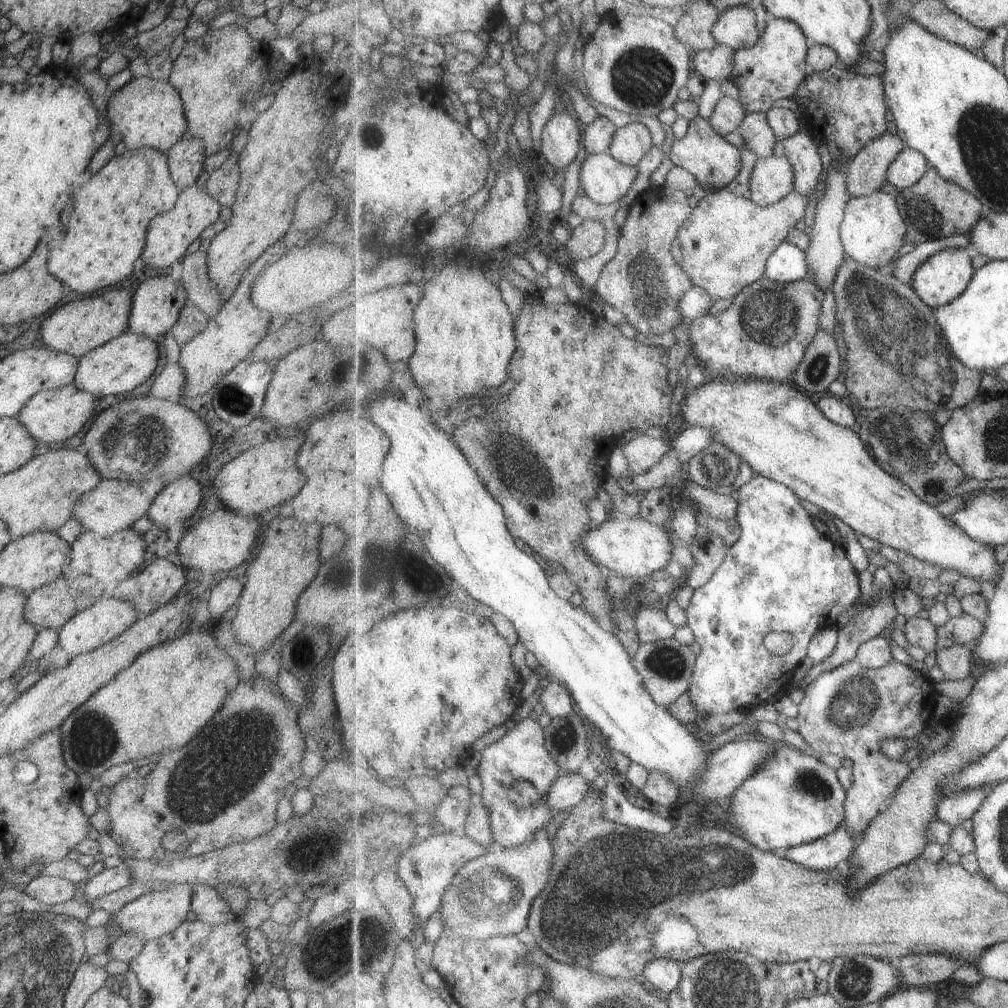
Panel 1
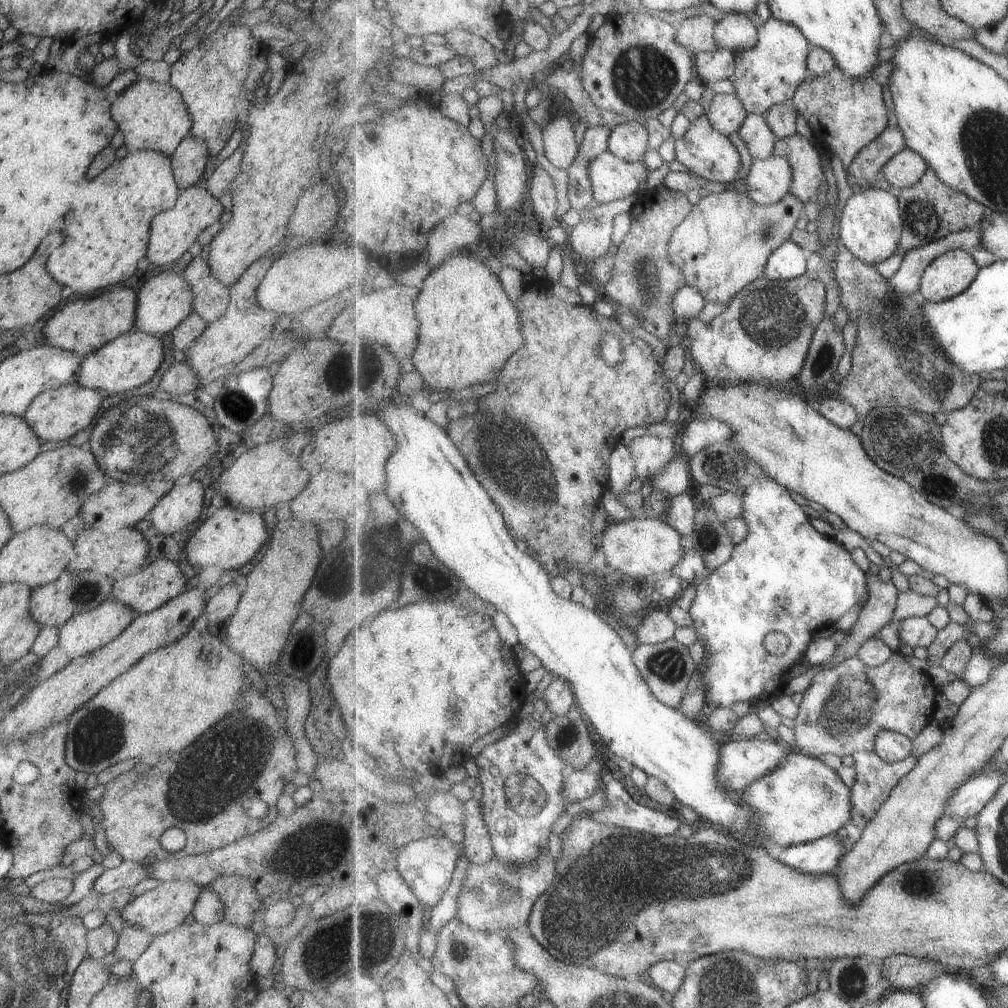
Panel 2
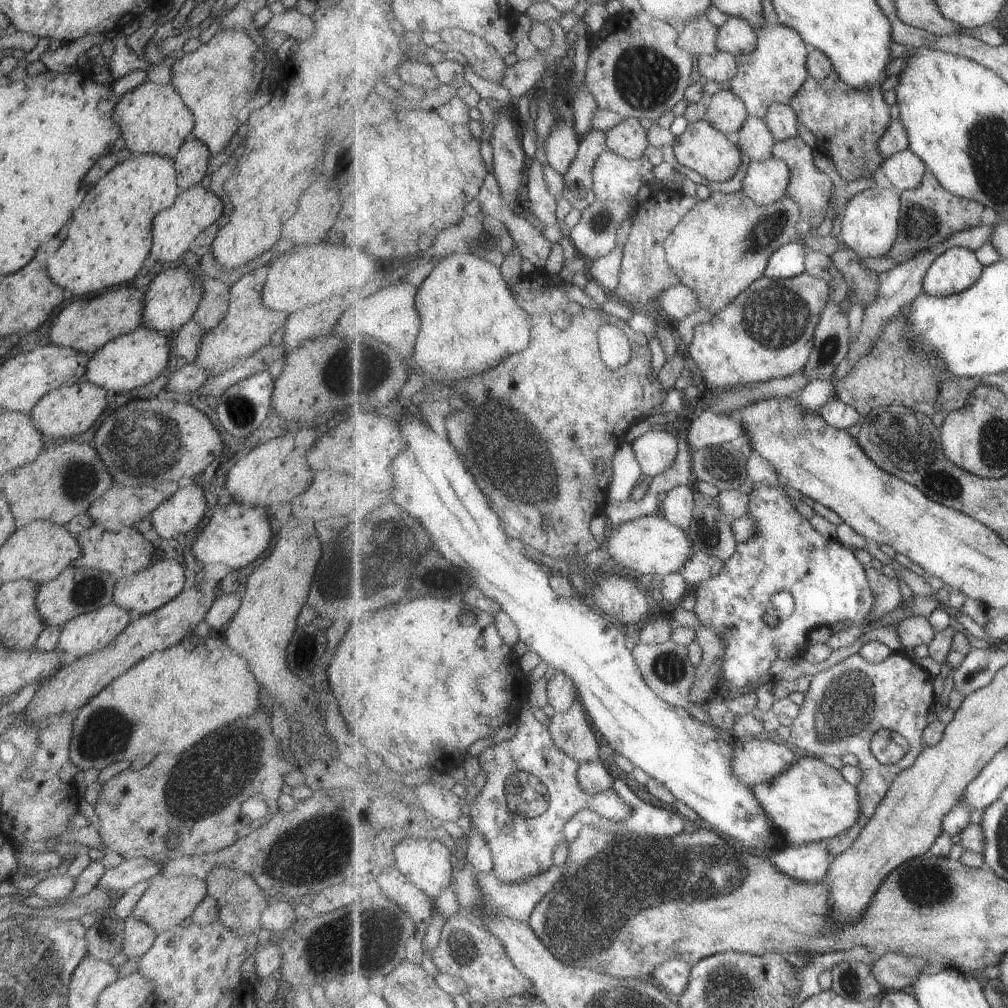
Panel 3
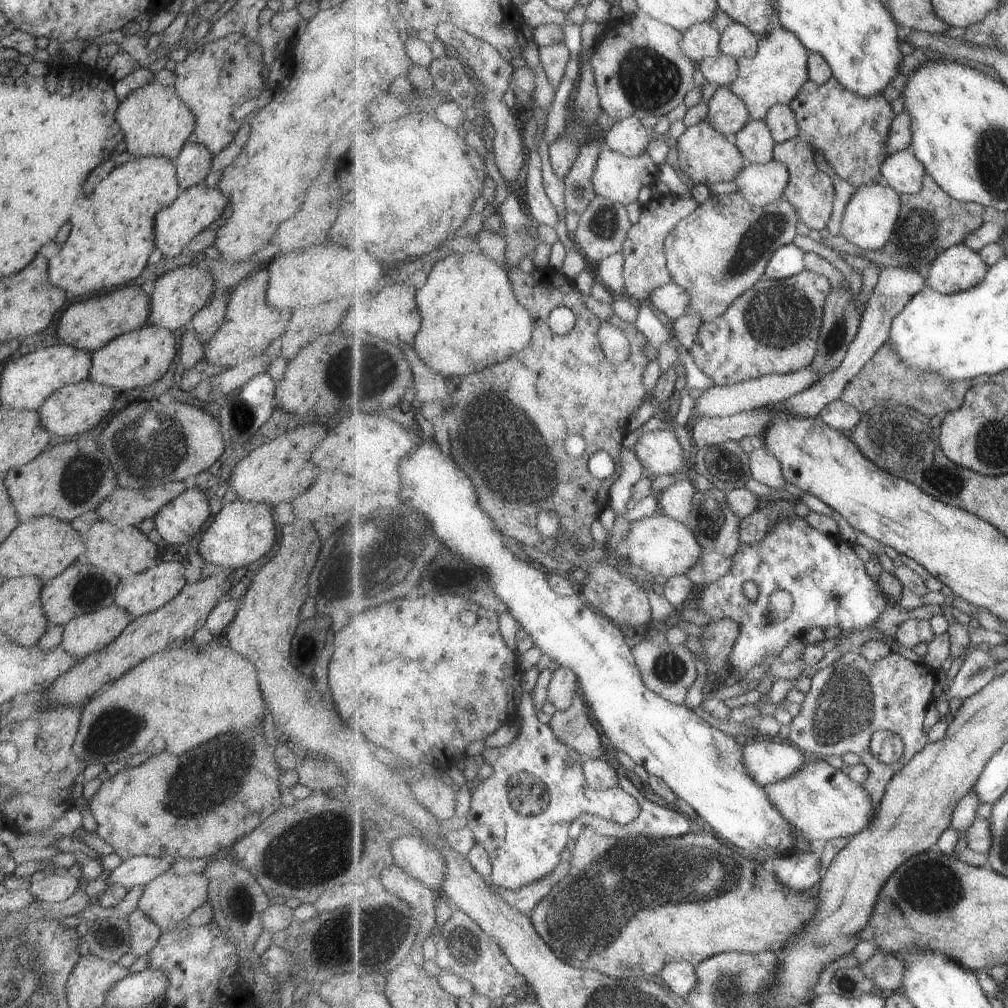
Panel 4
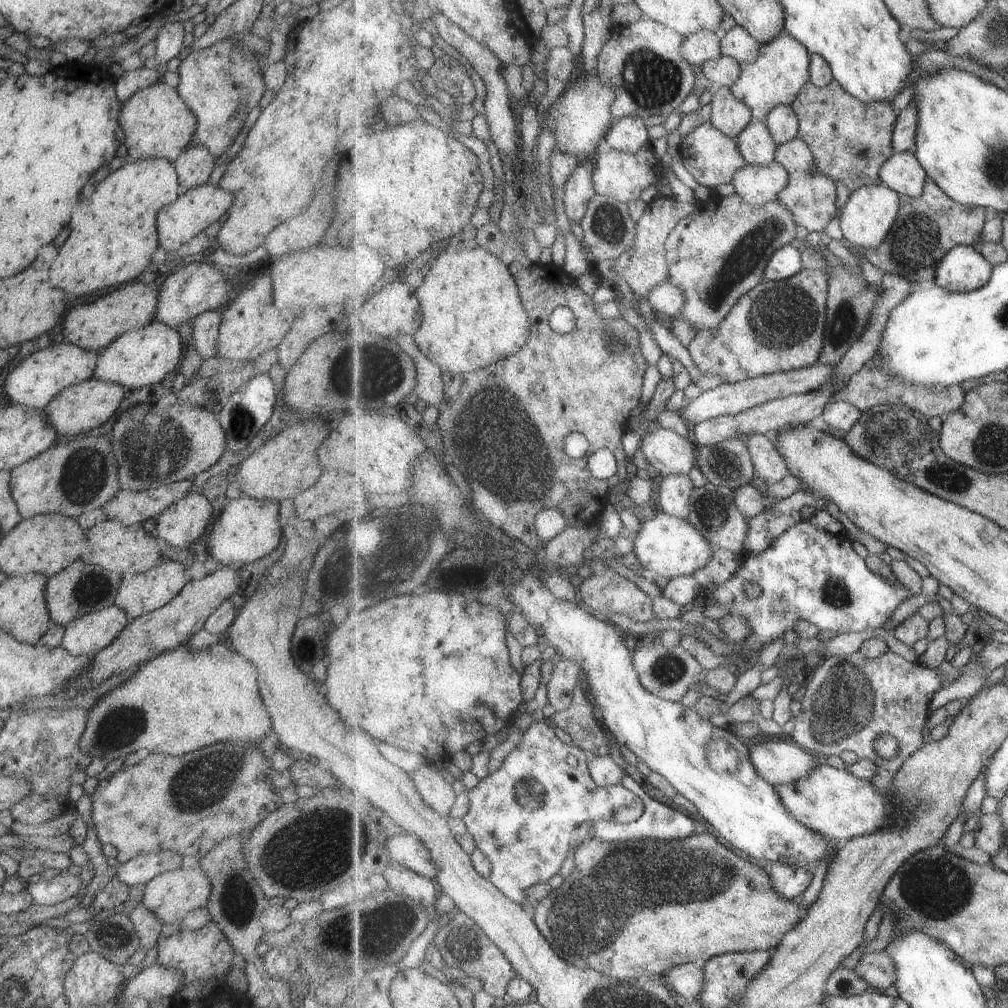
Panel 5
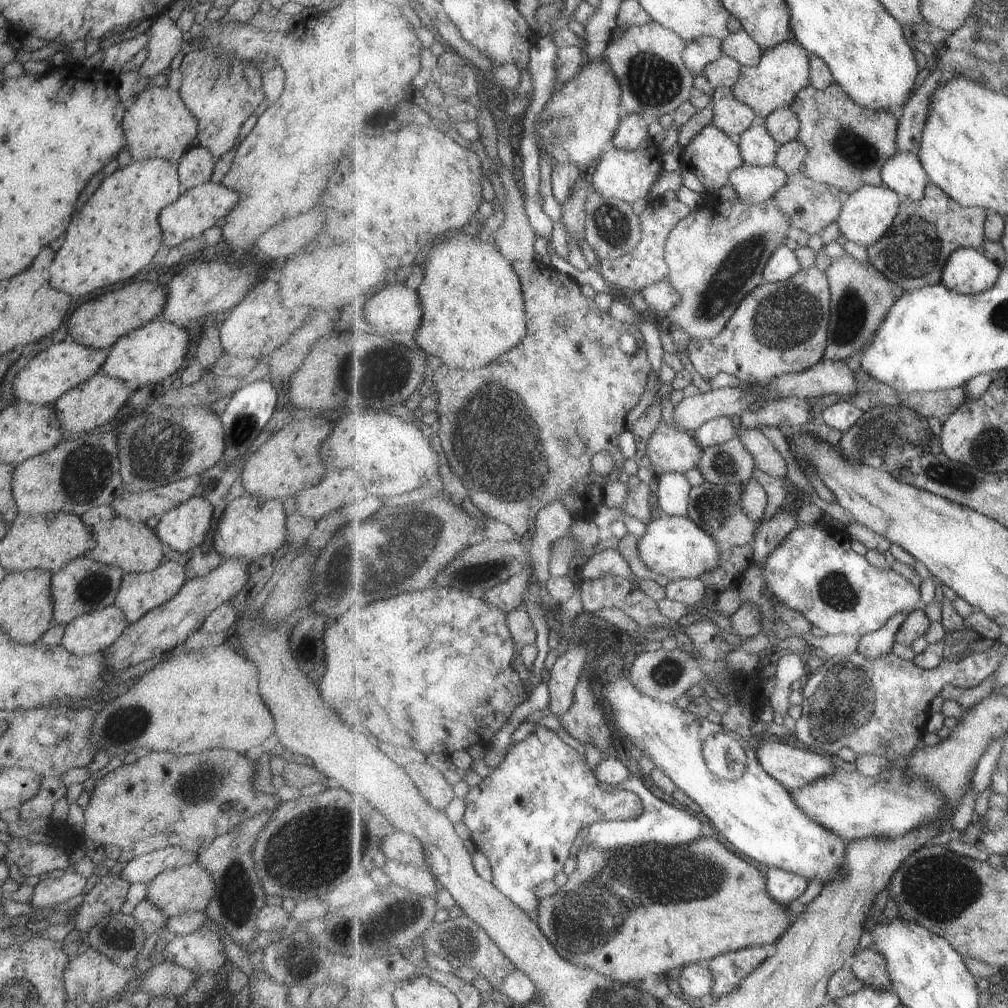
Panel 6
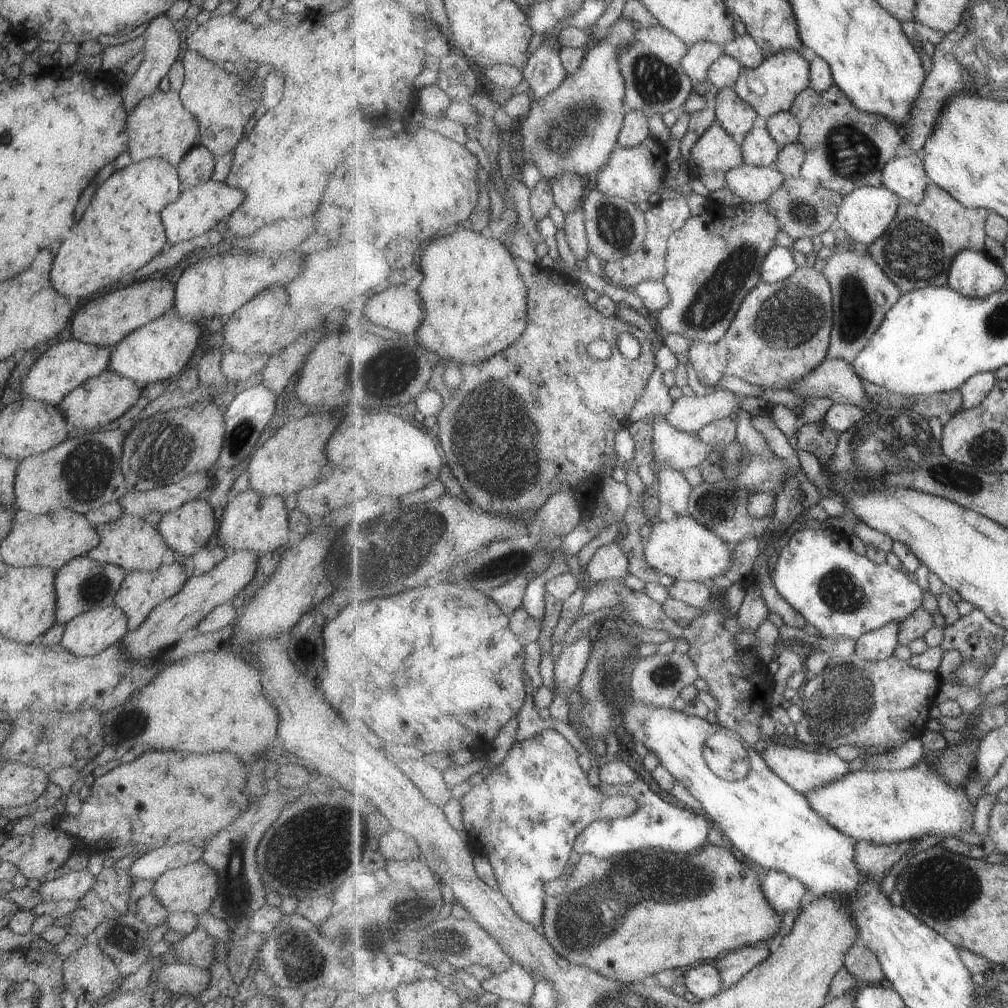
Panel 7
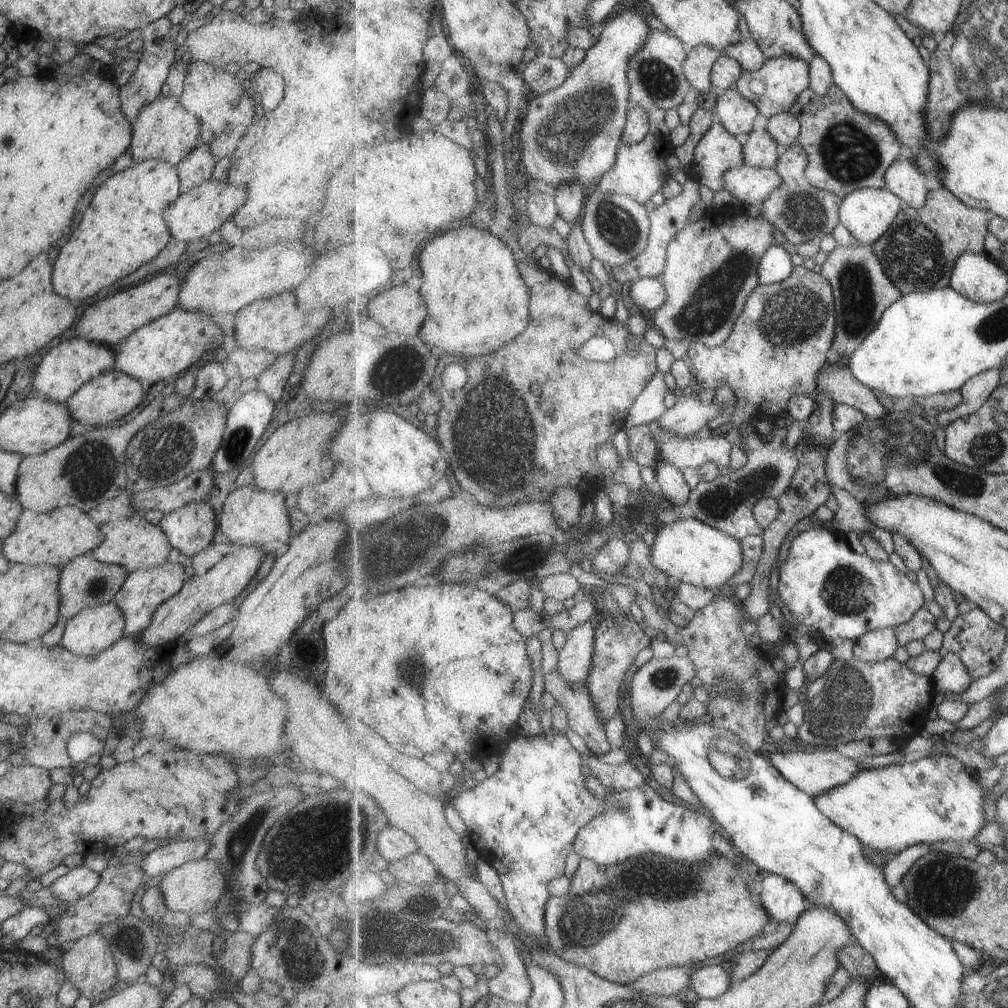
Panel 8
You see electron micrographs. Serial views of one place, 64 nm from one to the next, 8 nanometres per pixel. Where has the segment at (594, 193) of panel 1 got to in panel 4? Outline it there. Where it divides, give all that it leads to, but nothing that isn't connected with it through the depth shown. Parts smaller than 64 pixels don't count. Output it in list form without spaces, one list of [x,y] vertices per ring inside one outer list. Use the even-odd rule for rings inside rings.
[[[604,150],[594,174],[597,194],[632,204],[640,198],[644,186],[652,187],[660,177],[660,165],[650,152],[629,157],[612,150]]]

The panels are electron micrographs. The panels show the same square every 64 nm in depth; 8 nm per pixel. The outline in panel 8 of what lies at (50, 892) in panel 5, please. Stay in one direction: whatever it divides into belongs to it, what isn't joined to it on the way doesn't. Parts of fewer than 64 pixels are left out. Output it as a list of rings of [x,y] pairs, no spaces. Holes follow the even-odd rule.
[[[84,864],[54,880],[50,890],[58,900],[73,903],[76,899],[92,892],[98,882],[100,882],[100,873],[94,872]]]

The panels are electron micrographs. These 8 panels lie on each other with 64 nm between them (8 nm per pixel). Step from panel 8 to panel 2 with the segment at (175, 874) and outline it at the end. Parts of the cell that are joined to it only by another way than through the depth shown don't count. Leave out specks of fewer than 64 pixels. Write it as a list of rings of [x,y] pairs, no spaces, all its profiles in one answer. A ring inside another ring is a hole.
[[[189,880],[161,881],[154,890],[149,890],[132,899],[132,902],[124,906],[120,912],[126,924],[132,924],[136,928],[144,928],[150,932],[150,936],[160,936],[170,932],[173,928],[184,923],[184,919],[194,910],[194,904],[200,896],[201,886]]]

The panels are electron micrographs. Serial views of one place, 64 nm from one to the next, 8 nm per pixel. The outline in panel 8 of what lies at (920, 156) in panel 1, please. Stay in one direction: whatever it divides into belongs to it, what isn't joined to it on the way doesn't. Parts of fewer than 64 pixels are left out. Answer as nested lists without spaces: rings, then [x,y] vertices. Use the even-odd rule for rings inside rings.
[[[916,157],[896,161],[887,172],[887,186],[914,208],[924,208],[928,204],[928,172],[920,168]]]

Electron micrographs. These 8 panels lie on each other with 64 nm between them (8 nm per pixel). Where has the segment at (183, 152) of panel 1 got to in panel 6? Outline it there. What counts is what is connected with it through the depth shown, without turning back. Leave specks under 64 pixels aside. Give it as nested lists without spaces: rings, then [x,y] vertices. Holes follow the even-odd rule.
[[[202,145],[190,147],[177,161],[182,191],[192,190],[210,181],[216,158]]]

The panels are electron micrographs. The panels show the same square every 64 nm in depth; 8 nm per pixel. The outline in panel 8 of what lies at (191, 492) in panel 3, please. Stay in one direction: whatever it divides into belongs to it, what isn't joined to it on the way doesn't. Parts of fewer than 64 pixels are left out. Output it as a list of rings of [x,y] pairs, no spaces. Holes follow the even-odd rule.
[[[192,502],[175,511],[165,513],[159,525],[172,548],[186,556],[206,550],[214,540],[216,531],[215,510],[206,502]]]

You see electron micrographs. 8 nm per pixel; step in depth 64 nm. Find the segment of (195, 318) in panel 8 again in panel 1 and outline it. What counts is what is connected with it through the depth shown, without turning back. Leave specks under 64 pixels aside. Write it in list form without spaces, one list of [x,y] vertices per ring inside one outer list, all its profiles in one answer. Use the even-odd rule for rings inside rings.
[[[126,330],[106,344],[81,356],[72,384],[78,390],[91,392],[98,398],[110,396],[110,394],[114,394],[114,396],[124,394],[124,392],[134,390],[154,374],[154,370],[158,366],[158,358],[160,358],[160,352],[158,352],[156,342],[151,338]]]

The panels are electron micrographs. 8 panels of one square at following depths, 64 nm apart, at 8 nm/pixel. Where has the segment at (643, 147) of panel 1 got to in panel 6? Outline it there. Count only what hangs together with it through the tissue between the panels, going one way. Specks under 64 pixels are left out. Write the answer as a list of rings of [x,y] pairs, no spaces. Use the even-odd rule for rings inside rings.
[[[631,114],[623,117],[620,130],[612,144],[624,150],[638,150],[650,139],[650,120],[642,114]]]

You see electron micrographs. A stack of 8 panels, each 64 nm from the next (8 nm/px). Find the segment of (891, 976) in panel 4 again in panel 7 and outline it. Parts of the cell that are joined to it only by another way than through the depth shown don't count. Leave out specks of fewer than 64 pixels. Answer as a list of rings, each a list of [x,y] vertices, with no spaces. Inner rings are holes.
[[[863,943],[857,944],[852,952],[848,952],[846,967],[866,984],[880,985],[887,978],[878,954]]]

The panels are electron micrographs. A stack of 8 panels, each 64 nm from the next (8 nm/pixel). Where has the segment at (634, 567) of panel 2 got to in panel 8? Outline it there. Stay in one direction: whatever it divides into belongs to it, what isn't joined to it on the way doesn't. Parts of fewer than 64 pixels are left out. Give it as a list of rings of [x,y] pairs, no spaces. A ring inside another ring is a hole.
[[[682,516],[672,524],[658,524],[652,558],[656,566],[682,582],[696,584],[702,588],[719,588],[727,591],[726,584],[733,576],[742,572],[744,564],[751,566],[749,548],[744,552],[743,540],[728,536],[718,528],[704,524],[703,520]]]

